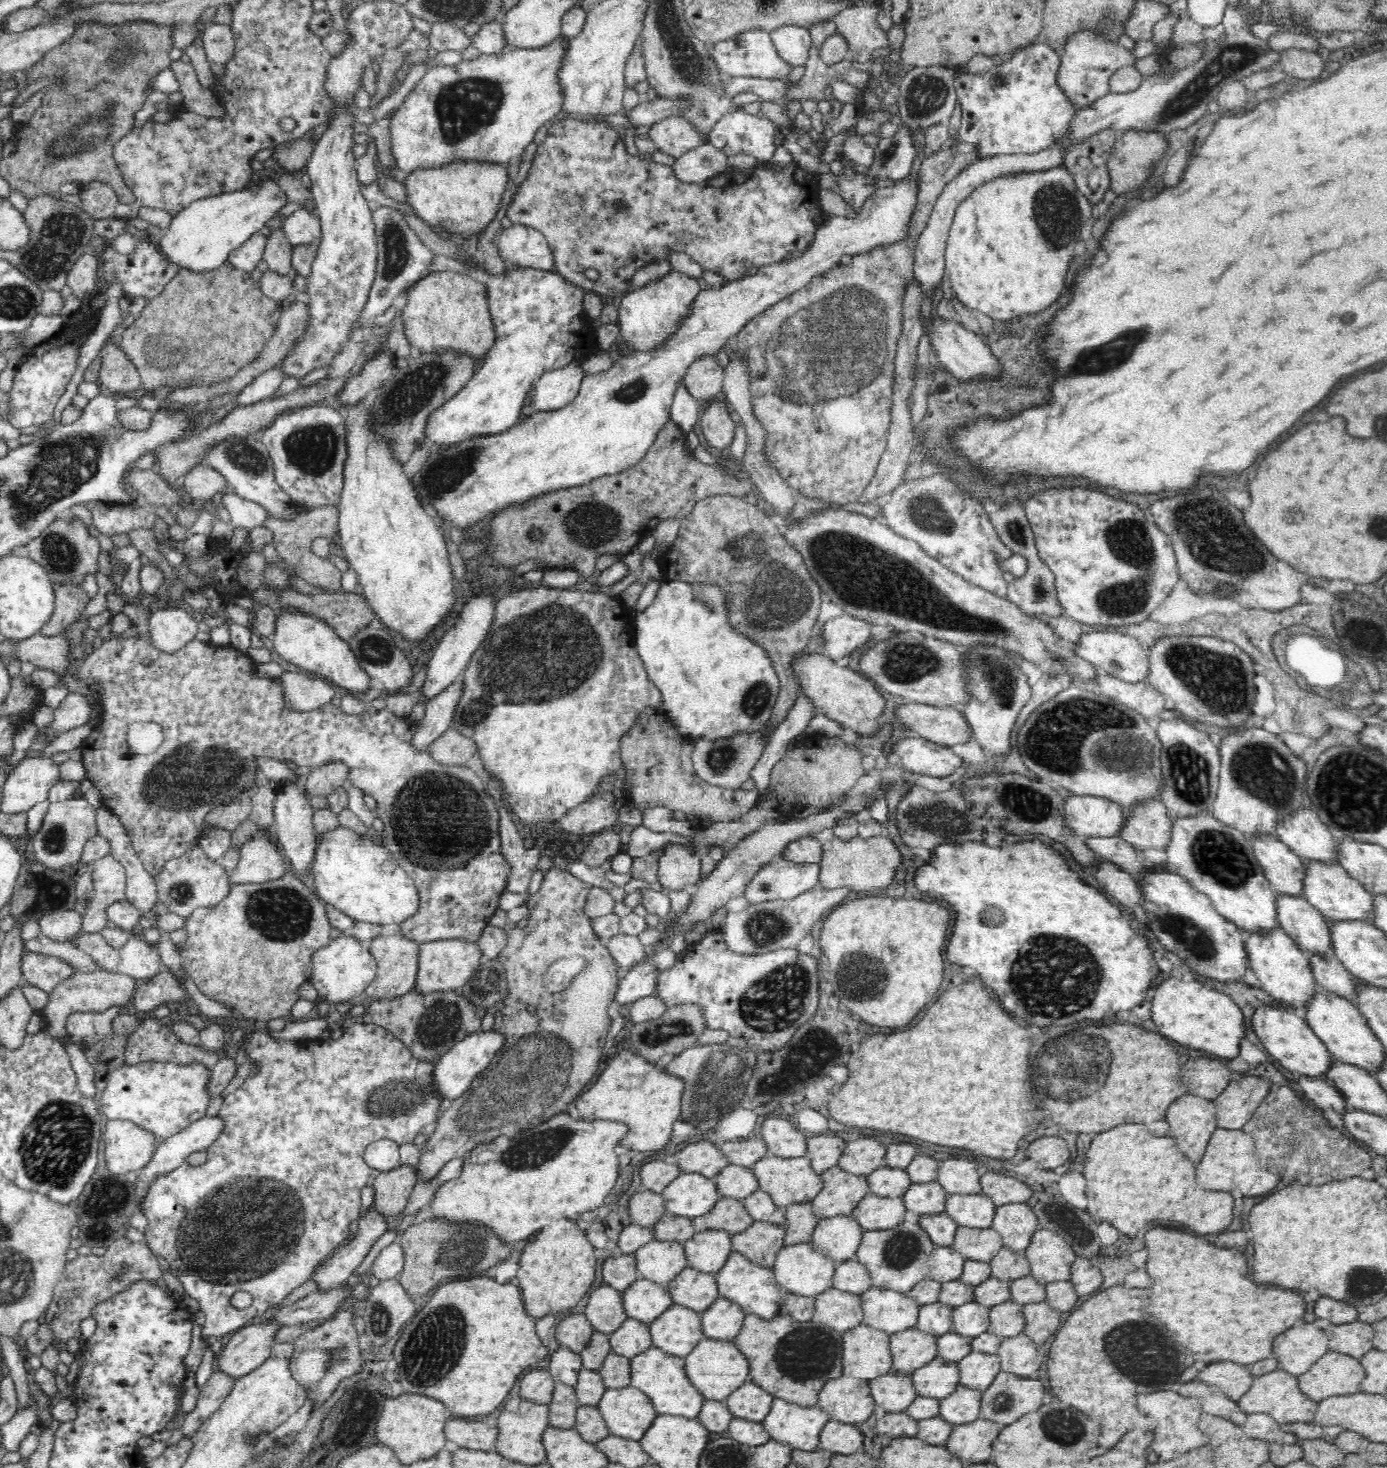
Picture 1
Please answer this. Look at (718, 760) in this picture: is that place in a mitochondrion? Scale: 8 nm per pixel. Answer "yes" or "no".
yes

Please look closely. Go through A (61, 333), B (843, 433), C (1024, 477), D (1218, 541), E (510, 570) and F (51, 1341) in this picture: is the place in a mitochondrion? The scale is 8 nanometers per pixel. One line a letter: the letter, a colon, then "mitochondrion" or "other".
A: other
B: other
C: other
D: mitochondrion
E: other
F: other

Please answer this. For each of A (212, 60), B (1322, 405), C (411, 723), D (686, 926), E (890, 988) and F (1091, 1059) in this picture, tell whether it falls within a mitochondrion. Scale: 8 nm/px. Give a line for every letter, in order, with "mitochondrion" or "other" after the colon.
A: other
B: other
C: other
D: other
E: mitochondrion
F: mitochondrion

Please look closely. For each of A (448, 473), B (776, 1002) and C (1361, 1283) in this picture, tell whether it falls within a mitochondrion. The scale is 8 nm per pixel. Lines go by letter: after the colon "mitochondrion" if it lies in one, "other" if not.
A: mitochondrion
B: mitochondrion
C: mitochondrion

